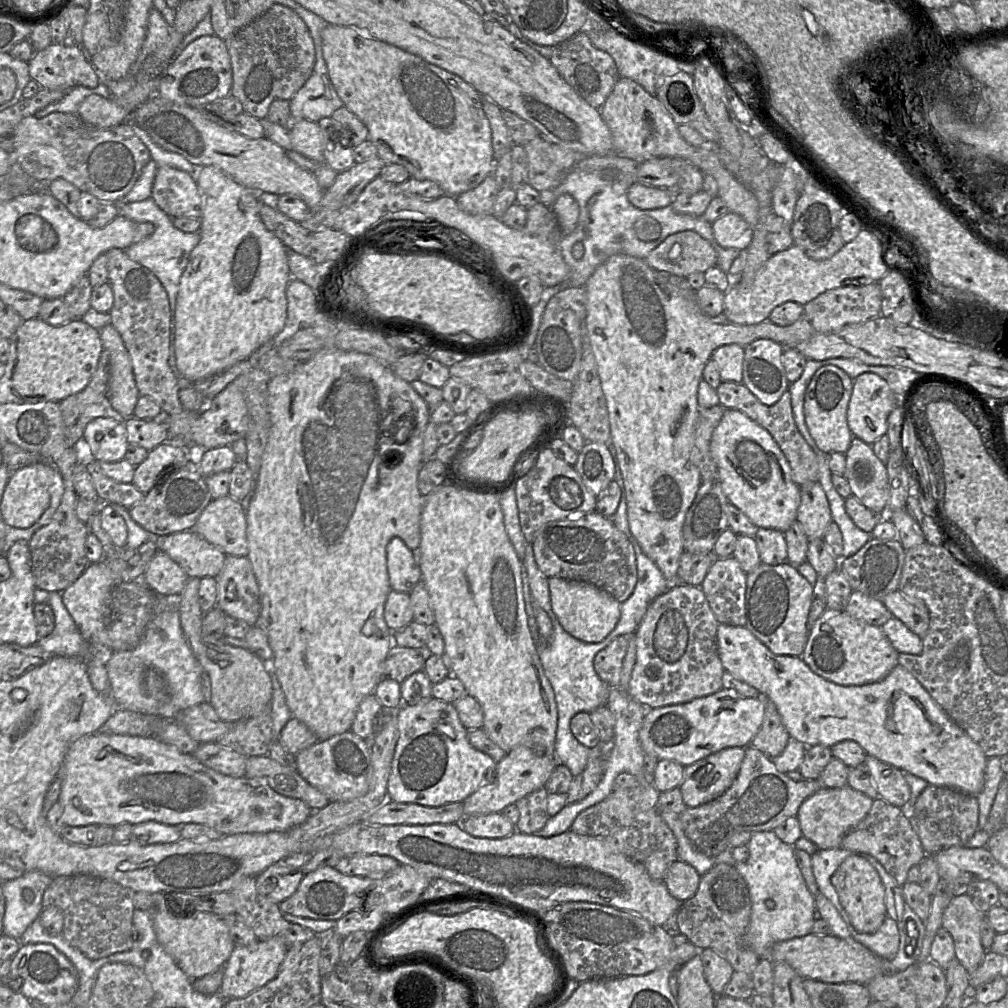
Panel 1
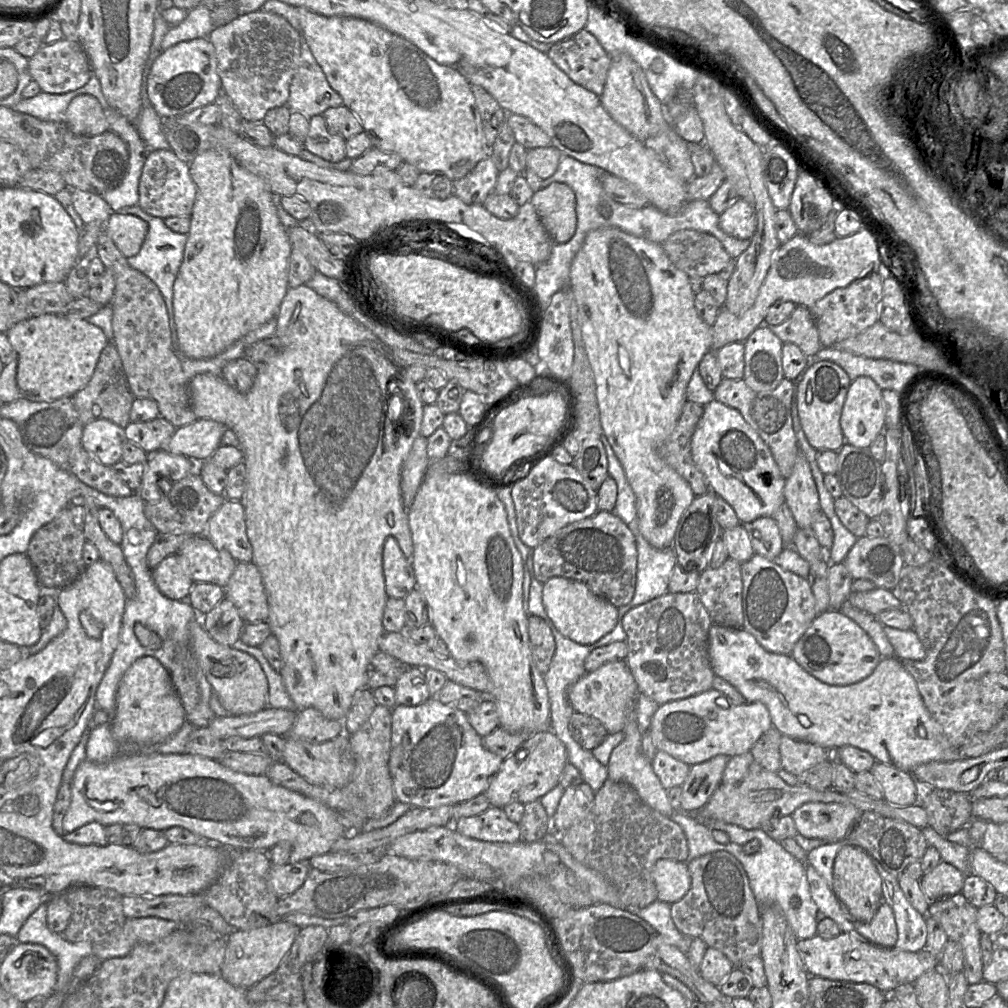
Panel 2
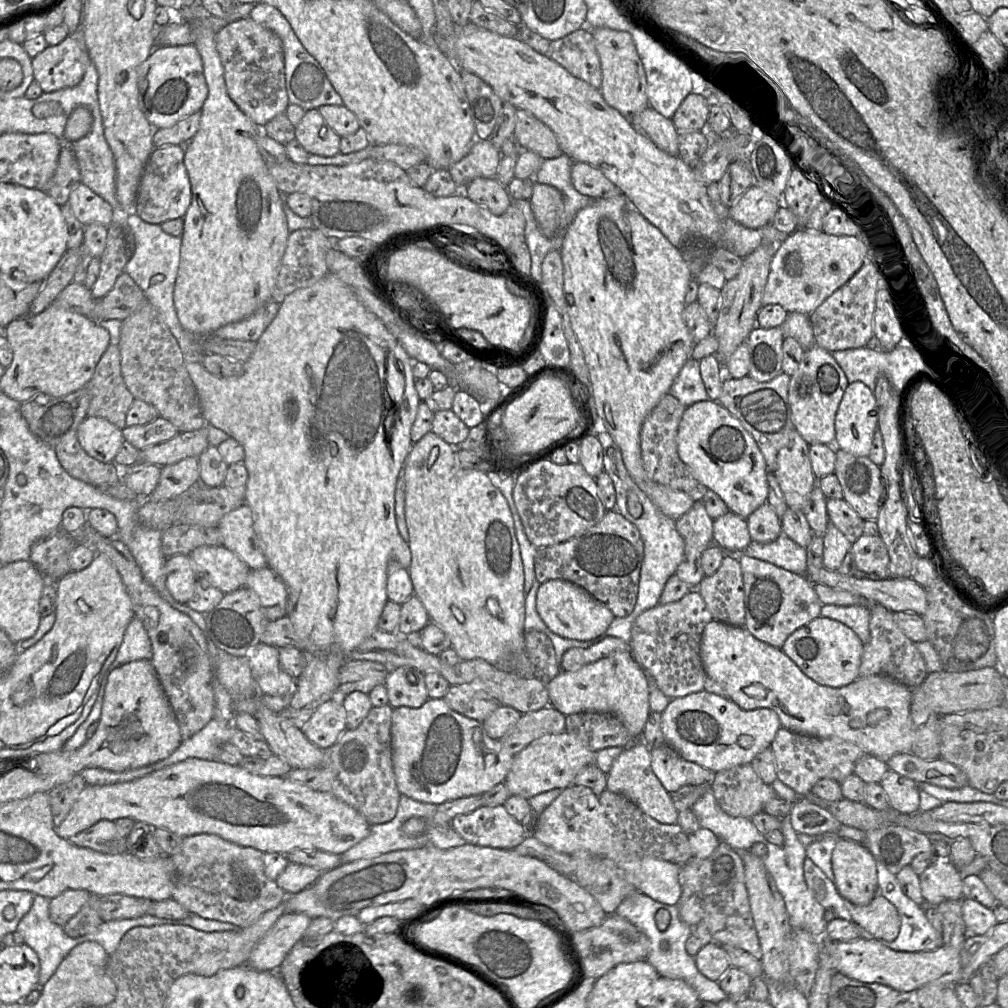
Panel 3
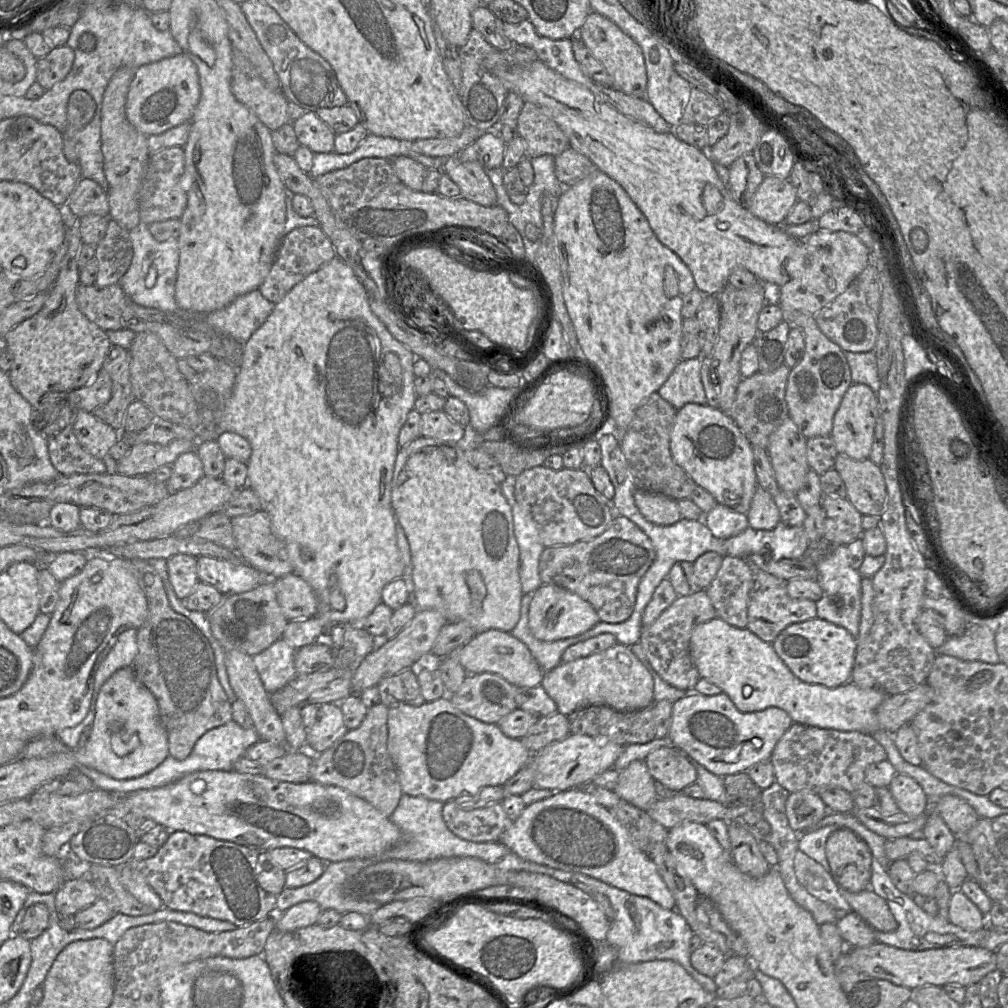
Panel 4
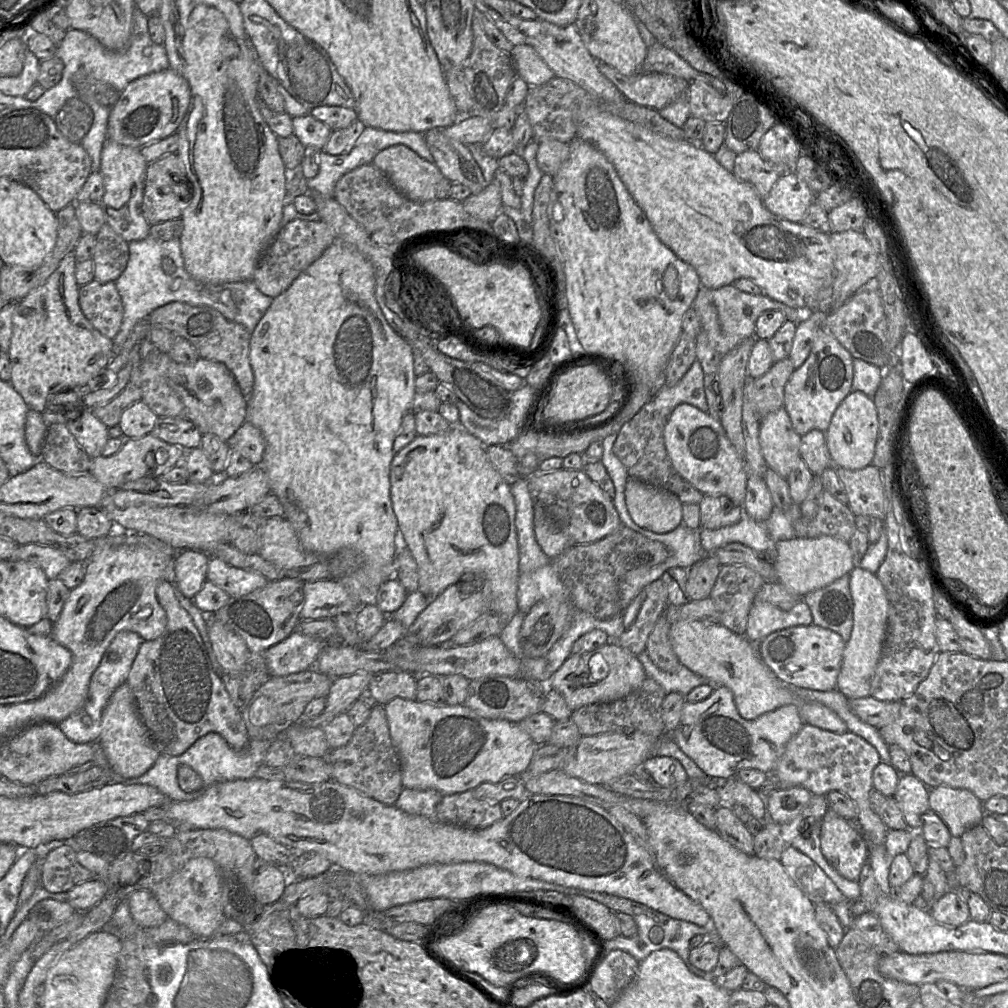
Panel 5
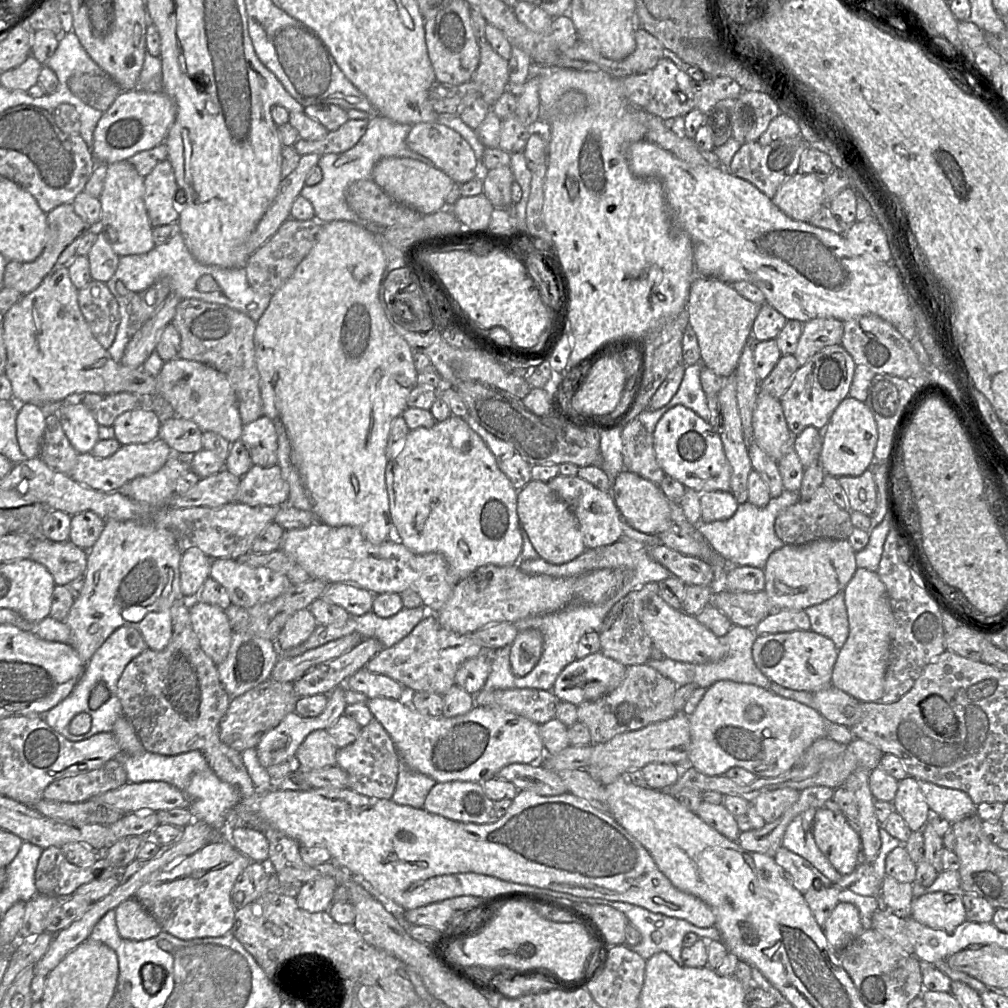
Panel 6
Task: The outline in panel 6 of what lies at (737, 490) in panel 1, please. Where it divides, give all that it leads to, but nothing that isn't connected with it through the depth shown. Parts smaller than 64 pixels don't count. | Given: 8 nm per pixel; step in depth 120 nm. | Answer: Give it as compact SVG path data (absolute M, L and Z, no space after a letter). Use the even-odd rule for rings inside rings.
M682 405L668 410L653 431L656 460L665 475L674 478L698 494L729 491L731 468L720 435L694 411Z

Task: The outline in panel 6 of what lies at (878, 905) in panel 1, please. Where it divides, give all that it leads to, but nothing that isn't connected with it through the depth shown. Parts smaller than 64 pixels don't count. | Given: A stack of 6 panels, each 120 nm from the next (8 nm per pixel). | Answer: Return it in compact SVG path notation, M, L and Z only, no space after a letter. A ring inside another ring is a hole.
M826 806L818 808L814 816L812 834L818 848L841 875L852 873L863 863L860 833L856 833L842 812L834 812Z

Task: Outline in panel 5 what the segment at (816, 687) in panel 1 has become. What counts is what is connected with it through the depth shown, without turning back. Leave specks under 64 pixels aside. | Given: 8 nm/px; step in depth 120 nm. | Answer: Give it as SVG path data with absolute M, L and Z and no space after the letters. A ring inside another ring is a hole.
M681 620L672 624L669 632L672 648L680 664L705 678L714 686L725 686L733 694L739 715L754 720L775 709L794 704L805 724L843 734L848 731L845 722L828 707L815 702L800 700L790 686L782 682L764 663L758 646L745 635L739 635L720 623L702 620Z

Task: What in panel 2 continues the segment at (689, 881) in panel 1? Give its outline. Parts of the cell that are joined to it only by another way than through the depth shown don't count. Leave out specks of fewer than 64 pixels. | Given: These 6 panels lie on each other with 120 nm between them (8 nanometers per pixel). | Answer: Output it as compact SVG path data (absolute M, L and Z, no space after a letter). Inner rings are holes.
M659 859L652 870L659 901L673 904L689 891L691 877L686 862Z

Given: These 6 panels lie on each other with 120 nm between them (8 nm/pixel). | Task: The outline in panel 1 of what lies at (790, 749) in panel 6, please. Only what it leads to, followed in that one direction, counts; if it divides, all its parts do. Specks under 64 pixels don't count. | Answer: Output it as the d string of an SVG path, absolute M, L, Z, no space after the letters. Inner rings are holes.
M722 688L690 702L647 709L639 740L644 754L686 767L725 748L749 746L762 726L764 713L763 697L748 698L733 689Z

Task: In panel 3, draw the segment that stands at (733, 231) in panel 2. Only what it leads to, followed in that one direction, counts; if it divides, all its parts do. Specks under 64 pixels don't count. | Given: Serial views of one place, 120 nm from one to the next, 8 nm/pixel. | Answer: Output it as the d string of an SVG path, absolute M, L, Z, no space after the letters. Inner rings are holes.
M754 184L729 207L729 216L747 228L757 229L771 224L781 205L781 198Z

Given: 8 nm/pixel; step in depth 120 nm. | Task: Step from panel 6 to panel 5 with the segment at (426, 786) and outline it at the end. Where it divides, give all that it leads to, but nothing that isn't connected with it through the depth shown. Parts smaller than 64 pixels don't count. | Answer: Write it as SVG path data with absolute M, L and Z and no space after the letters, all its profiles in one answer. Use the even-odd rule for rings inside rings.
M403 787L393 805L406 813L435 819L435 807L441 797L442 795L435 790Z

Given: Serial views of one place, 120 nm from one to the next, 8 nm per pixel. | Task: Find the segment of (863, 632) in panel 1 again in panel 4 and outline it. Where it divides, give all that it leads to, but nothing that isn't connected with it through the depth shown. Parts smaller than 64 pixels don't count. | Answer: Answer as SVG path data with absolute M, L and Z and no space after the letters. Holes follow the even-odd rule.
M814 618L786 627L774 640L772 646L801 681L836 688L850 681L857 648L856 639L843 627L829 621Z

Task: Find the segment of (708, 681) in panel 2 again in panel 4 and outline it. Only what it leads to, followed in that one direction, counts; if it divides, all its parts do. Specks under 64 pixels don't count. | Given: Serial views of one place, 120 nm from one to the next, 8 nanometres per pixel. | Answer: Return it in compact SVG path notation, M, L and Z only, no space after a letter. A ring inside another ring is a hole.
M698 590L688 596L678 596L651 625L642 628L639 643L652 668L666 683L680 690L694 692L701 677L690 654L691 635L695 627L715 617L715 609L706 591Z

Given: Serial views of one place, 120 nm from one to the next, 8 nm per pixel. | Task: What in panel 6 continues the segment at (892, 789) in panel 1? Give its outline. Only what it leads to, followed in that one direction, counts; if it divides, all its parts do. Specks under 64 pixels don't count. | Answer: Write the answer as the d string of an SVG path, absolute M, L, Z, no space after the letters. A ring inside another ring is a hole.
M912 776L899 781L899 788L892 804L912 832L922 830L933 816L920 789L919 781Z

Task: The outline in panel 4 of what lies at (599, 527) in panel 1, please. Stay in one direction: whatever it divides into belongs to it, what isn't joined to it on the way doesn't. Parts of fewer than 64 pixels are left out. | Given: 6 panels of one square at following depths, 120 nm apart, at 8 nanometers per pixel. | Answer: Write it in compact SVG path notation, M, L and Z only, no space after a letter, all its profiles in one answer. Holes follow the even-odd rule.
M615 515L606 530L591 540L544 548L539 576L542 584L560 586L590 603L600 621L616 624L632 614L638 585L655 557L649 537L628 518Z

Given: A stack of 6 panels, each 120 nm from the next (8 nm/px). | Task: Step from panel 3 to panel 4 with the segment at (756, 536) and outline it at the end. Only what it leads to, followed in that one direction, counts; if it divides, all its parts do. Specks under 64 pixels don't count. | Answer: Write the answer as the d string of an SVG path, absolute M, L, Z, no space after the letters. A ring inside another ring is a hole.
M761 487L757 488L746 515L749 526L756 530L772 530L781 522L774 497Z

